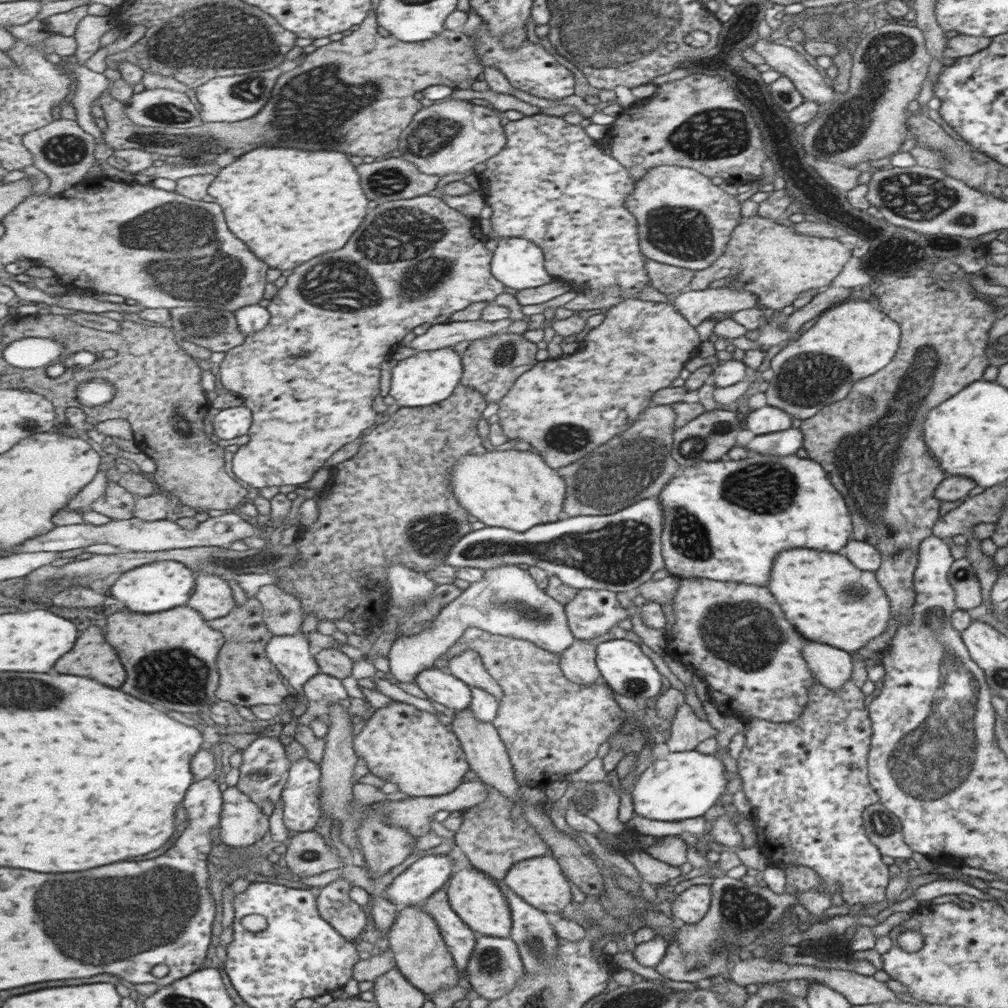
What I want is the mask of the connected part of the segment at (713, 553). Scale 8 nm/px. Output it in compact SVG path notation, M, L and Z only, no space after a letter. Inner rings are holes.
M752 452L743 460L727 462L699 462L695 466L682 468L681 474L665 484L659 498L663 507L664 526L660 534L663 543L664 568L678 578L708 578L714 581L733 581L765 587L769 571L777 552L787 548L813 548L837 553L846 545L851 533L851 520L847 506L839 492L829 484L821 466L812 459L789 456L769 456ZM753 502L761 512L749 510L741 504Z

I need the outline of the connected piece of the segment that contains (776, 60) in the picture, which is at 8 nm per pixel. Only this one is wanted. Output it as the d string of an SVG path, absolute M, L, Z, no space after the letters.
M767 39L755 40L753 46L750 46L754 52L757 52L765 60L766 65L773 68L781 75L792 81L793 86L802 94L804 100L812 100L819 105L831 102L837 94L830 85L830 82L817 72L817 68L811 66L803 56L797 54L791 47L785 47L782 42L767 42Z

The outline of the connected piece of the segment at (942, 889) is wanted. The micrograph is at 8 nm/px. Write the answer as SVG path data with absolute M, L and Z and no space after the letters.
M935 880L924 886L919 886L909 897L915 899L918 903L921 901L932 900L945 895L968 895L977 900L985 900L988 896L971 884L965 884L961 880Z

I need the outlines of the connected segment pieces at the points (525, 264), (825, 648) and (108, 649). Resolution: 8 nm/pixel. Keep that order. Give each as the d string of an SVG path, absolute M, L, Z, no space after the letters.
M498 237L492 248L492 275L515 290L551 282L545 272L543 251L529 239Z
M805 639L803 658L814 680L823 686L841 688L846 680L850 680L850 654L844 650L827 644Z
M97 626L89 628L77 640L77 646L65 654L61 662L57 662L57 670L61 674L91 676L113 688L121 688L127 680L127 672L115 648L107 642L105 632L101 632Z

